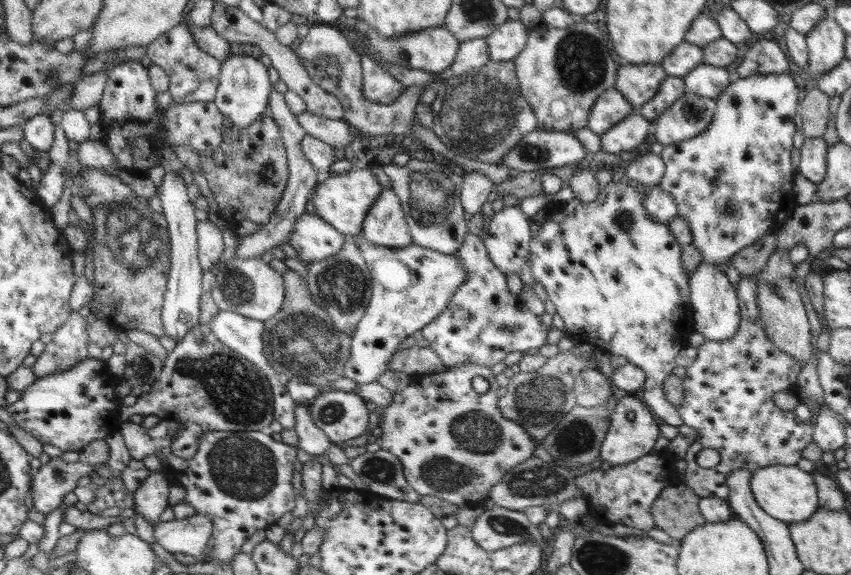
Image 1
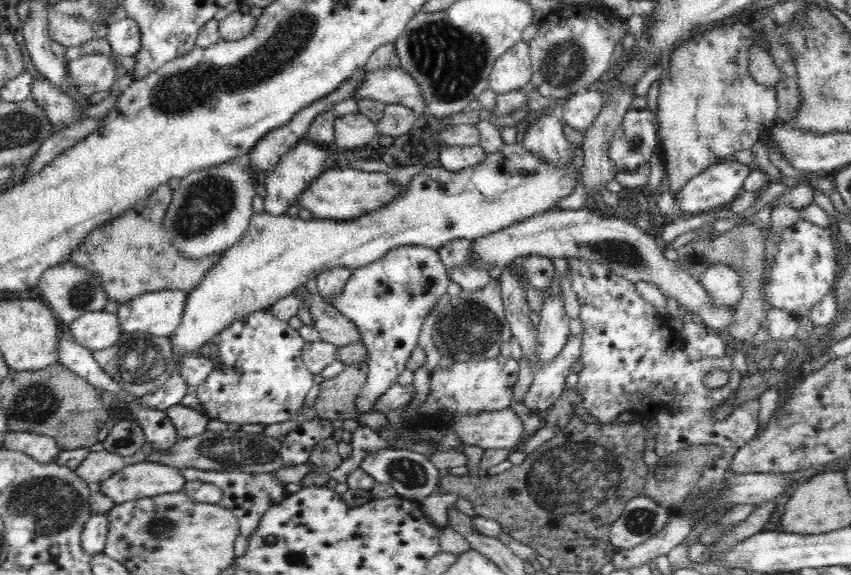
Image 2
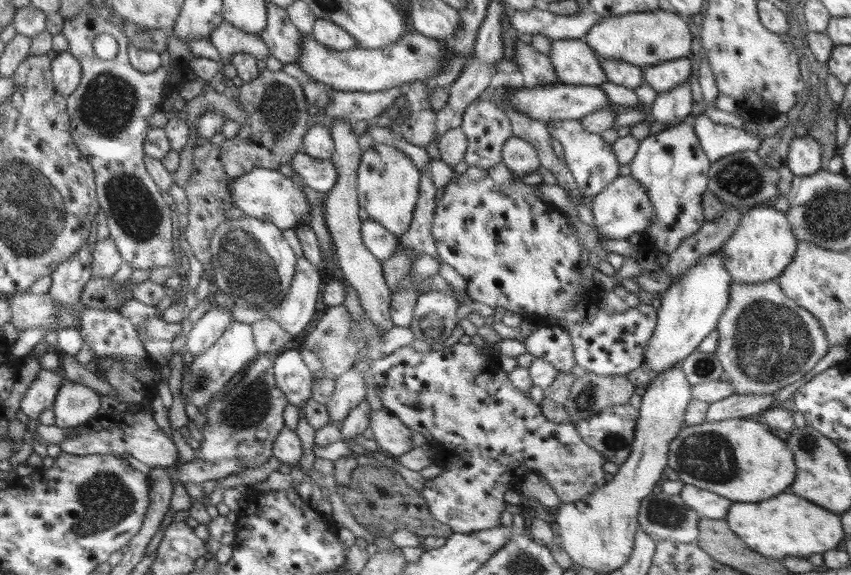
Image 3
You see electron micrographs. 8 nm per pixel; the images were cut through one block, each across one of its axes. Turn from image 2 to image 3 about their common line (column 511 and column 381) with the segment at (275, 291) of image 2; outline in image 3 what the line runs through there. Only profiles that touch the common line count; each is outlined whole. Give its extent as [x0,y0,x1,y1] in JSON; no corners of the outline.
[357,142,421,237]

